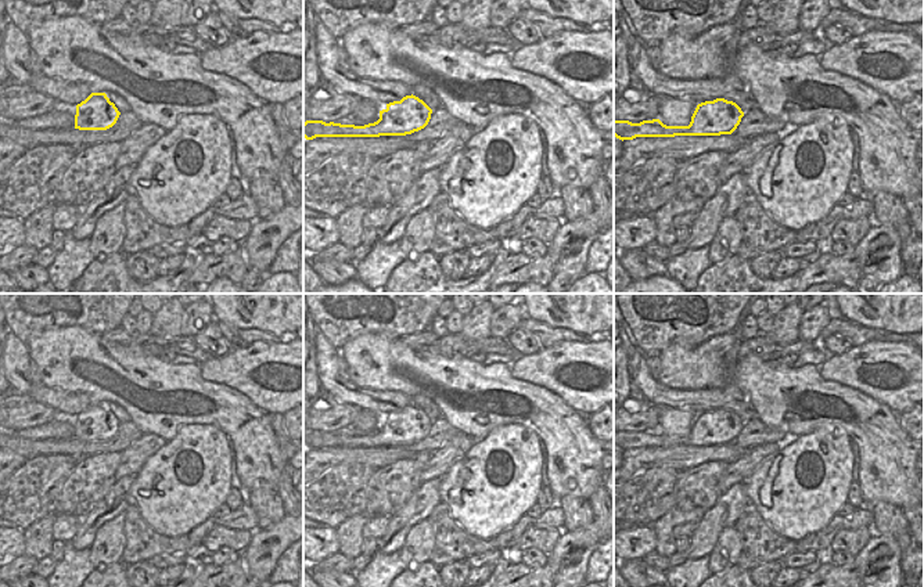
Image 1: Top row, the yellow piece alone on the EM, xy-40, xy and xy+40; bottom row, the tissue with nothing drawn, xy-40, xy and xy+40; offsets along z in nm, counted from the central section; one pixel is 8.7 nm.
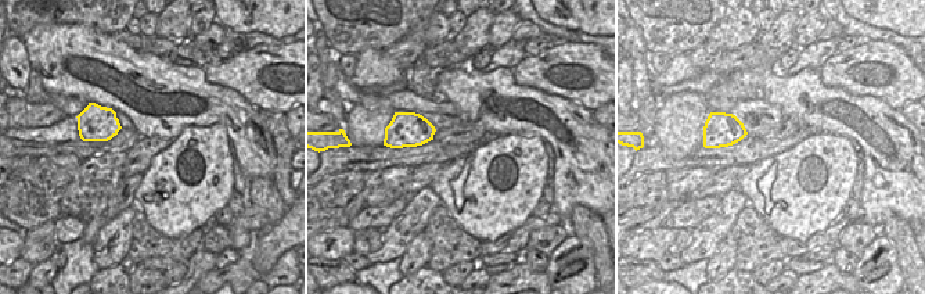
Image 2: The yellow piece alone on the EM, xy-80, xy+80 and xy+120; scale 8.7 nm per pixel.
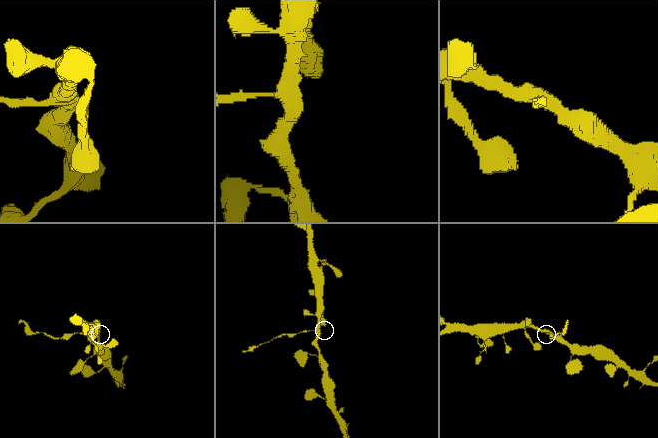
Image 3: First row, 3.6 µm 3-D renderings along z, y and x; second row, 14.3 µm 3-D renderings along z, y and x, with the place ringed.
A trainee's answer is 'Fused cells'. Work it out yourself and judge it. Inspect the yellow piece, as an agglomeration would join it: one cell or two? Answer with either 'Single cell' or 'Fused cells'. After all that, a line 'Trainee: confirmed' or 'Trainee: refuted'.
Fused cells
Trainee: confirmed

